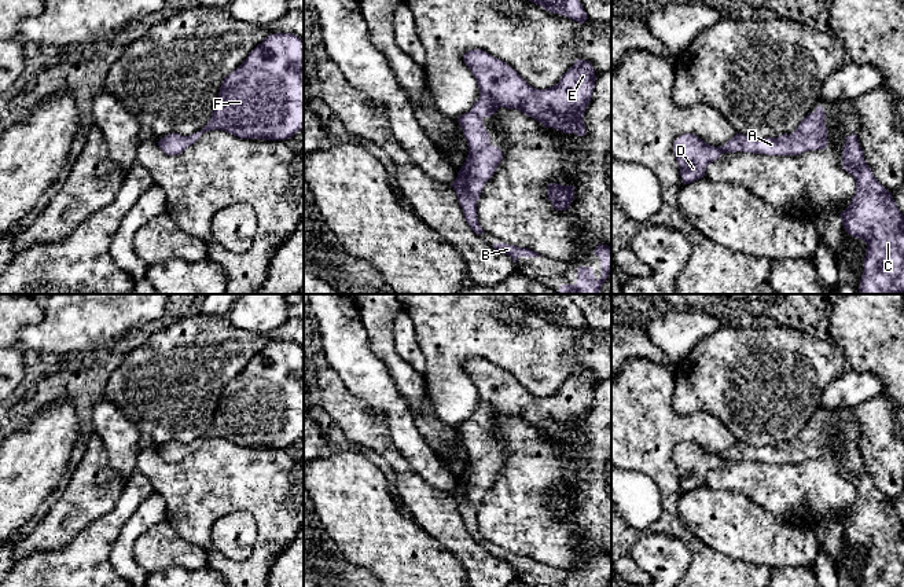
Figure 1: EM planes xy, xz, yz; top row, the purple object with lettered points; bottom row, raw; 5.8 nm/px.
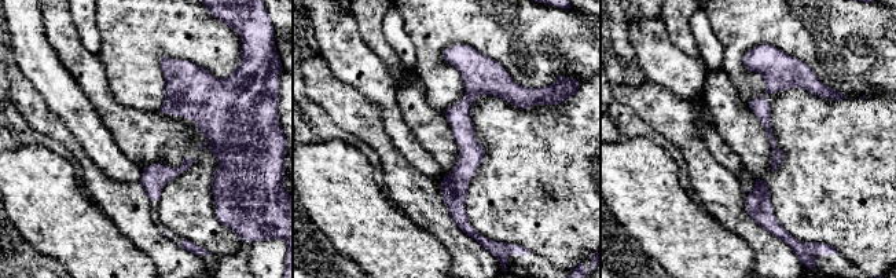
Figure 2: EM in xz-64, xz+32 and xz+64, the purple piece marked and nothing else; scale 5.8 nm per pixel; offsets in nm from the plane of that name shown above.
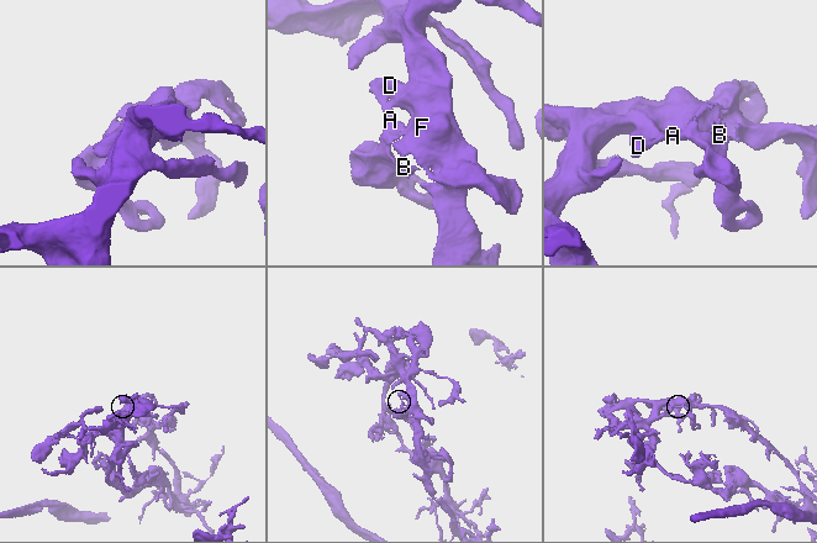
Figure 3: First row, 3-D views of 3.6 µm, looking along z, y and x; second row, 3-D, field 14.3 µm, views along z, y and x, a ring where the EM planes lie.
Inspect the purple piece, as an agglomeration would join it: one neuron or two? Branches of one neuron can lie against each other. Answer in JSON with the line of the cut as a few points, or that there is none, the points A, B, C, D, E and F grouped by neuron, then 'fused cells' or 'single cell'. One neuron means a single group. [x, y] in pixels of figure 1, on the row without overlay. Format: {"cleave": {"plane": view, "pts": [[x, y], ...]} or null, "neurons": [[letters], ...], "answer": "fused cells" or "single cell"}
{"cleave": null, "neurons": [["A", "B", "C", "D", "E", "F"]], "answer": "single cell"}

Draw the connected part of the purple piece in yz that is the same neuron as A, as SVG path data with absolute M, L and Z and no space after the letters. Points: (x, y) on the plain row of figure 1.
M816 414L790 443L779 445L752 447L736 443L721 455L713 455L697 443L684 441L673 451L673 462L679 472L683 492L694 491L705 484L706 476L719 467L723 461L754 461L767 463L798 463L804 459L823 458L827 455L826 422Z

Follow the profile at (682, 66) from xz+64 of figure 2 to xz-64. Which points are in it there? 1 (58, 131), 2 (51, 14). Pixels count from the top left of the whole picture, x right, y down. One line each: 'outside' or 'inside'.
1: outside
2: outside

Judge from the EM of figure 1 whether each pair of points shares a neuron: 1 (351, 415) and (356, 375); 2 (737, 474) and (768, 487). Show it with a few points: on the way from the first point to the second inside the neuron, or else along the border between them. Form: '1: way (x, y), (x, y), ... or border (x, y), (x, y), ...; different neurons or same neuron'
1: border (331, 369), (342, 384), (377, 414); different neurons
2: way (745, 477), (760, 481); same neuron

